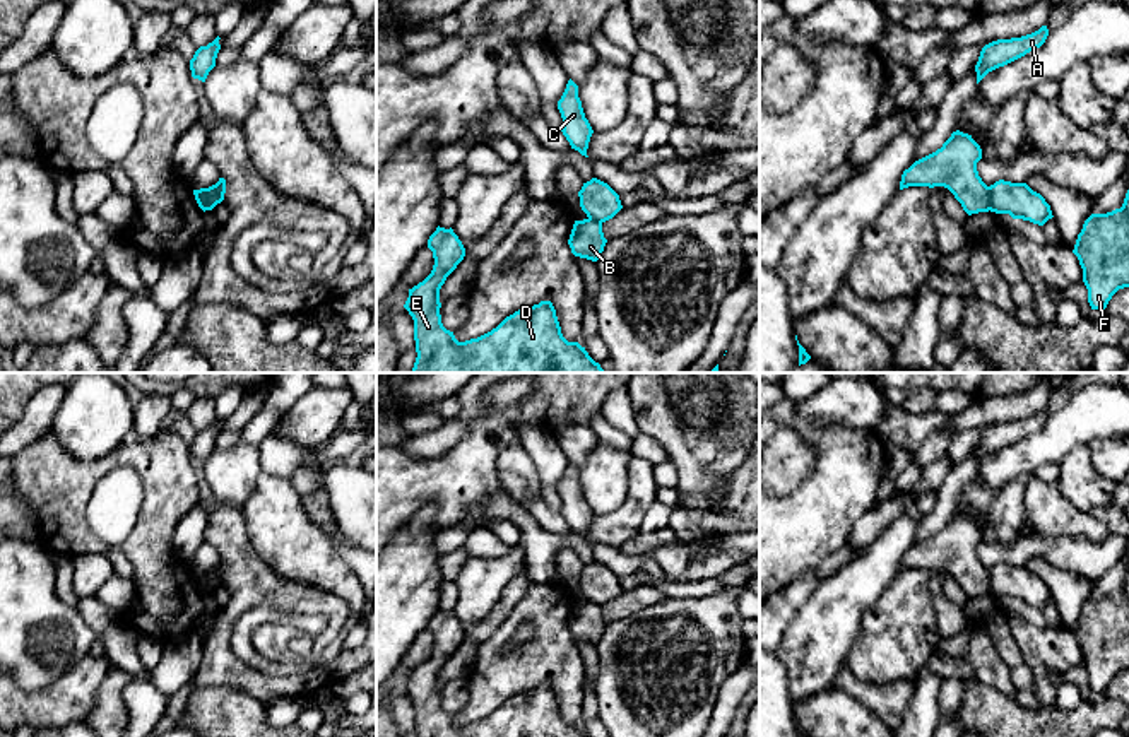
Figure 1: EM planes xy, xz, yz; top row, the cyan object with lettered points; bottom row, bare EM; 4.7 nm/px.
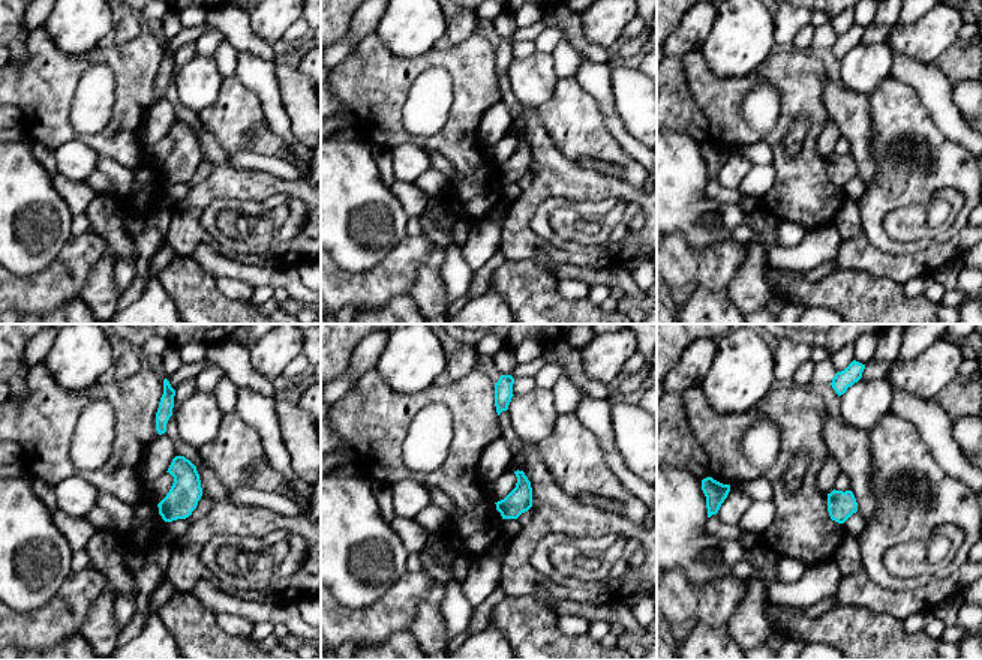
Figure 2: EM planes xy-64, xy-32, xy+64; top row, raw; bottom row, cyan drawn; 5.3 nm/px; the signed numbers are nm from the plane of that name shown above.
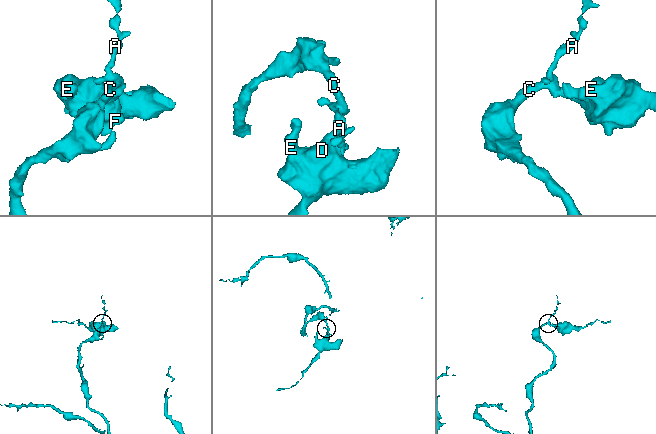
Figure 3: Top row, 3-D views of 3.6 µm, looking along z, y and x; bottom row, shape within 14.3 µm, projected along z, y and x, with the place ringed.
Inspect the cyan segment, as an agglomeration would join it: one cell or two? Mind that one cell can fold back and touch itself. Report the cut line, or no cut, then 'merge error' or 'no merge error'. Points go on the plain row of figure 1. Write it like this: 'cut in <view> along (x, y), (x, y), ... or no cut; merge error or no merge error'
cut in xy along (211, 570), (206, 580), (206, 592); merge error

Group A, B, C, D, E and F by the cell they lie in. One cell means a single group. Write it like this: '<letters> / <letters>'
A C / B D E F

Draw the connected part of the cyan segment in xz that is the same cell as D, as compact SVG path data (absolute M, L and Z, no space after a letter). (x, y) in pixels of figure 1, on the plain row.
M436 610L428 622L434 648L431 657L409 672L404 691L414 703L417 737L588 737L578 725L568 725L551 684L541 684L506 699L491 715L458 725L440 698L440 672L465 640L453 612Z

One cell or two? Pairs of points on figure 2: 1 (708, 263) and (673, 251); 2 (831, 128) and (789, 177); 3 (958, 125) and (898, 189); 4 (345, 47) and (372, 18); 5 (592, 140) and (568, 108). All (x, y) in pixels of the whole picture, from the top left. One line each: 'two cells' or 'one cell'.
1: one cell
2: two cells
3: two cells
4: one cell
5: one cell

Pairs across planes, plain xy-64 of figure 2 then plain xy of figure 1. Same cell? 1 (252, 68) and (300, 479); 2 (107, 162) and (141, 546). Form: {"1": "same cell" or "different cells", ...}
{"1": "same cell", "2": "different cells"}

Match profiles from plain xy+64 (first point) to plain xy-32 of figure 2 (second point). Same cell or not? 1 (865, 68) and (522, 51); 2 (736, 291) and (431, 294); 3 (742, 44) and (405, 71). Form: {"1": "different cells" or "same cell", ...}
{"1": "different cells", "2": "same cell", "3": "different cells"}

